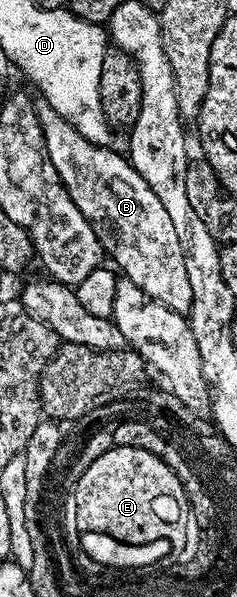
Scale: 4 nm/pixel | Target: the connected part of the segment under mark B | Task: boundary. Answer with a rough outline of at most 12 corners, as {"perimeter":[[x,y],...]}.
{"perimeter":[[50,104],[43,150],[114,267],[191,307],[169,213],[126,155]]}

